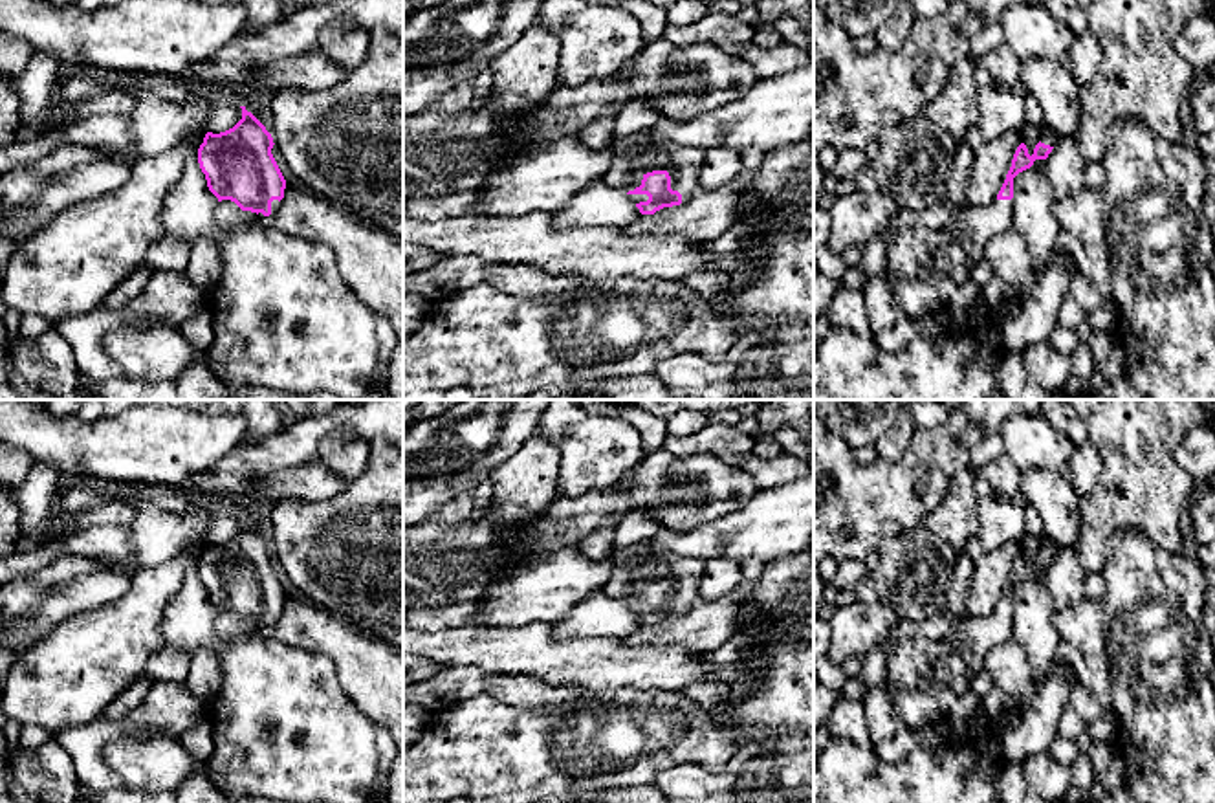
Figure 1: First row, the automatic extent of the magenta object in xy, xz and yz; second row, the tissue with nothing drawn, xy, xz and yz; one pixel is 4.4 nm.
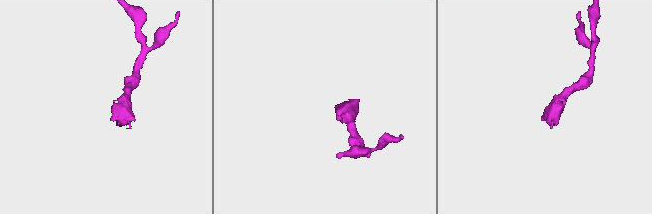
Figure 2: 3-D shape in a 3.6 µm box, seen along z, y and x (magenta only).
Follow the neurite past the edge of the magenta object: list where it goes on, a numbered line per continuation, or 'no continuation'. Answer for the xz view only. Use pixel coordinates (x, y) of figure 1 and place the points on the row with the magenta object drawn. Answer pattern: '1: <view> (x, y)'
1: xz (636, 154)

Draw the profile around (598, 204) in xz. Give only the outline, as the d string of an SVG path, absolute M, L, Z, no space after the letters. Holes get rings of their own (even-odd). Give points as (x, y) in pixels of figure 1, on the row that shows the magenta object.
M597 180L577 191L561 211L553 213L552 226L555 229L623 229L634 224L640 214L640 209L625 191Z

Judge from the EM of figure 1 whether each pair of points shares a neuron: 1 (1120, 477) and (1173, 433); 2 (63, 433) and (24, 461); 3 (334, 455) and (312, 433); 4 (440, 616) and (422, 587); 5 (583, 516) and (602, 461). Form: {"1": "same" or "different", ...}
{"1": "same", "2": "different", "3": "different", "4": "different", "5": "different"}

